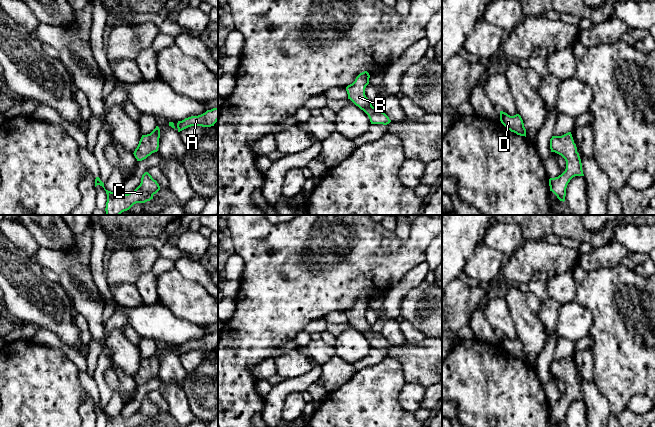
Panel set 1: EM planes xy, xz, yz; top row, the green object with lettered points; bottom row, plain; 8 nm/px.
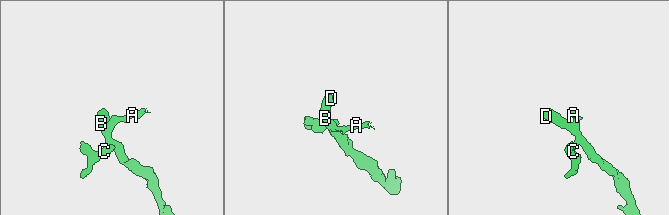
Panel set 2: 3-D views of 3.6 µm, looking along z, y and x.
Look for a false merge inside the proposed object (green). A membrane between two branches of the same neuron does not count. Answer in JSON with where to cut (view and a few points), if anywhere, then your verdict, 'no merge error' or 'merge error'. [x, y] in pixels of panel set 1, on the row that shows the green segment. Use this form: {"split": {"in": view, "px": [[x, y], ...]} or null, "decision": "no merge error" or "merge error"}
{"split": null, "decision": "no merge error"}

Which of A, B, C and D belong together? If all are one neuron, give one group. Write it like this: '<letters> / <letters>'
A B C D

